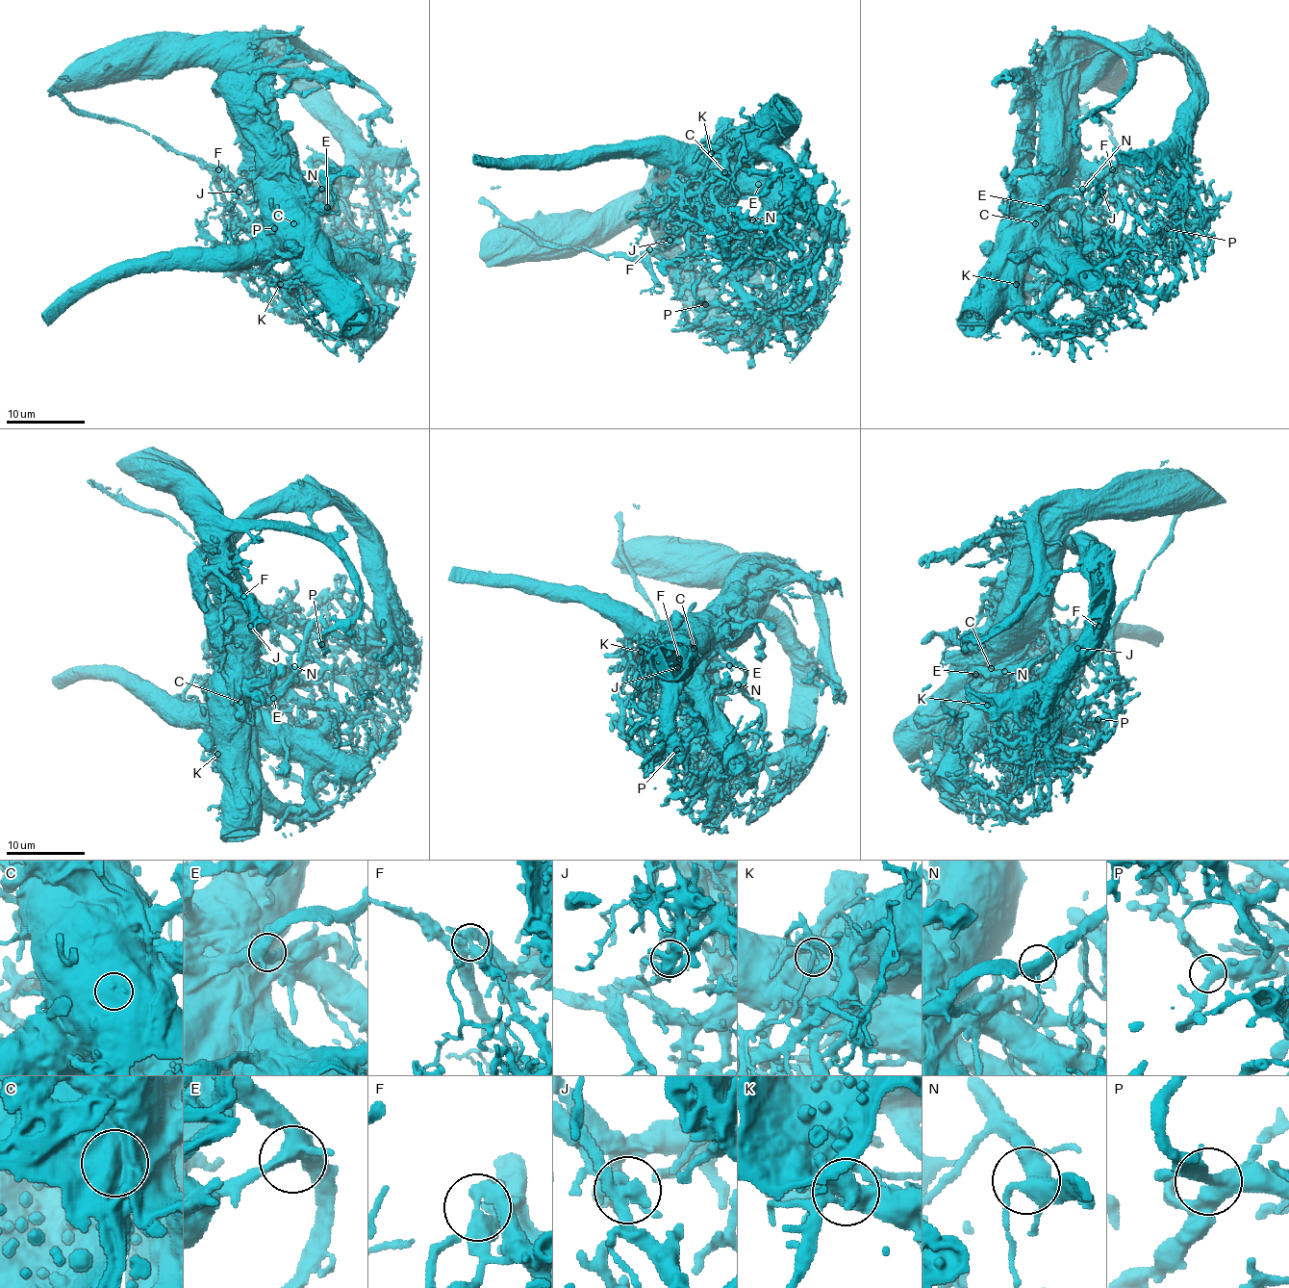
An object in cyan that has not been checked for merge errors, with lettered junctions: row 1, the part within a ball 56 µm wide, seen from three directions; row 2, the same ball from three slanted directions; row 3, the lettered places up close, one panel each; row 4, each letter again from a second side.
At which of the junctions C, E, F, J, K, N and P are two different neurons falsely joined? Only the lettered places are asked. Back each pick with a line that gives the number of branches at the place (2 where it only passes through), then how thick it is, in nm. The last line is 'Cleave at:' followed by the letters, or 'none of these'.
C: 2 branches meet; 750 nm thick
F: 4 branches meet; 400 nm thick
J: 4 branches meet; 360 nm thick
K: 3 branches meet; 220 nm thick
Cleave at: C, F, J, K

